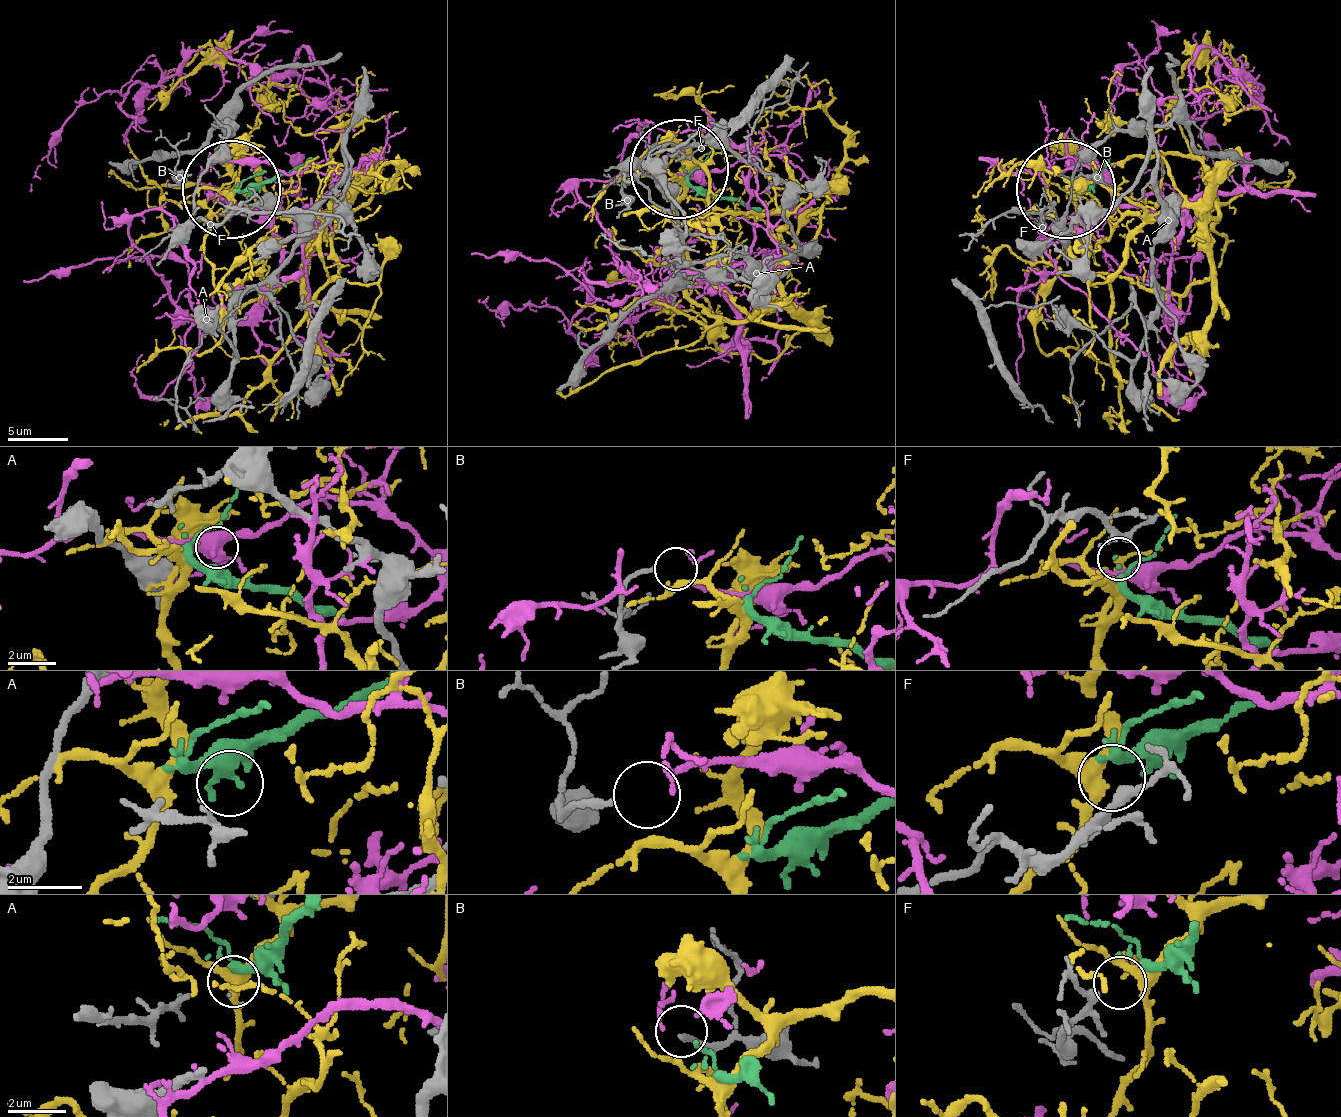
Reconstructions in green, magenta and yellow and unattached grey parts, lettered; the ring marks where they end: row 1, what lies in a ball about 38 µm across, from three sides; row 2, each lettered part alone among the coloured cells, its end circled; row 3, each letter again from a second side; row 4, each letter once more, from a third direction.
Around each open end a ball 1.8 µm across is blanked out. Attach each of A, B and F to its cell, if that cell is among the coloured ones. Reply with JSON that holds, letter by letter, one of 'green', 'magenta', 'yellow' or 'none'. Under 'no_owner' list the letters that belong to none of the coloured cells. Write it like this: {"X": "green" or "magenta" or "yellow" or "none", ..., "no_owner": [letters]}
{"A": "none", "B": "magenta", "F": "yellow", "no_owner": ["A"]}

